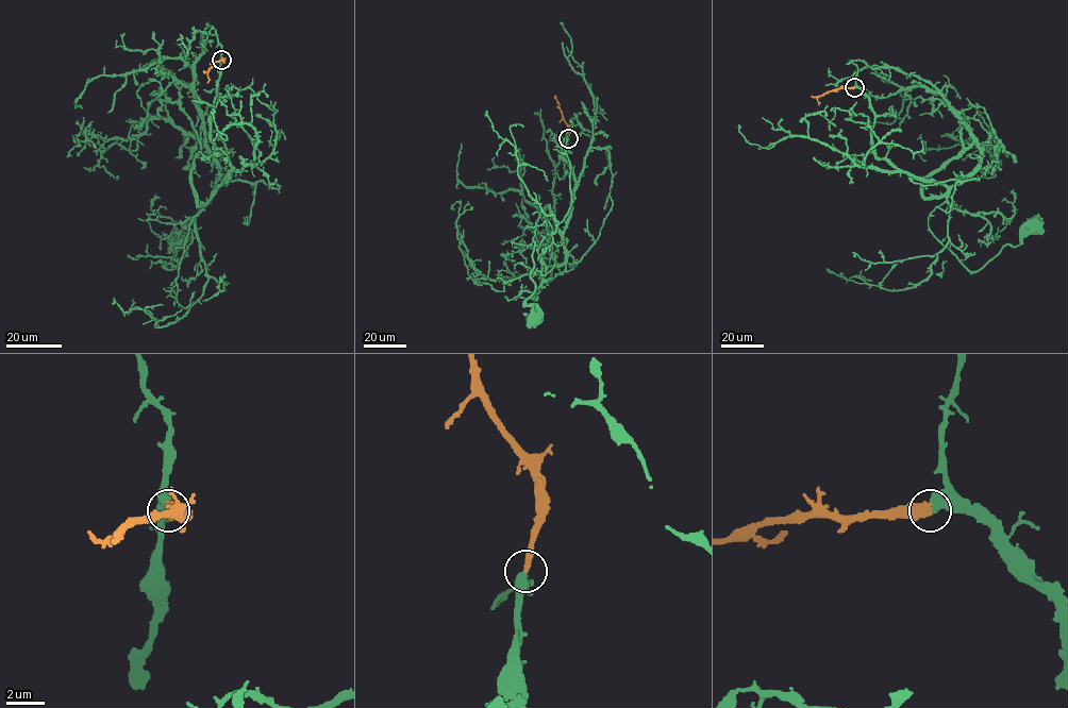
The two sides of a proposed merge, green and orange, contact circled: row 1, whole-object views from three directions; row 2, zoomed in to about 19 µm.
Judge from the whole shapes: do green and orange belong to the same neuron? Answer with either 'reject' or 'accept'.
accept

